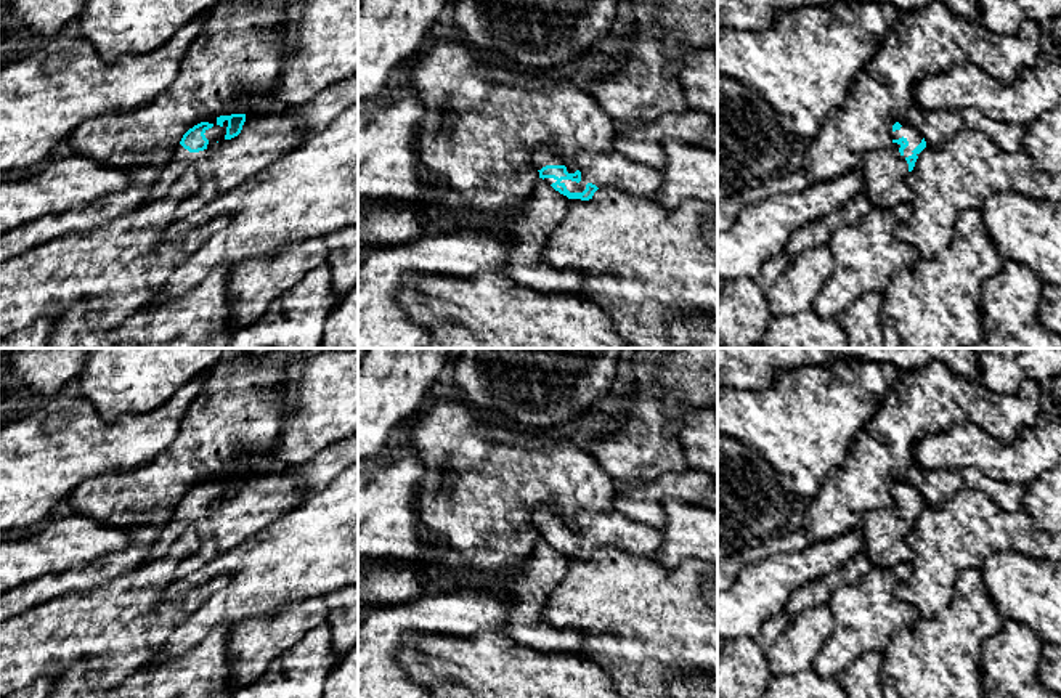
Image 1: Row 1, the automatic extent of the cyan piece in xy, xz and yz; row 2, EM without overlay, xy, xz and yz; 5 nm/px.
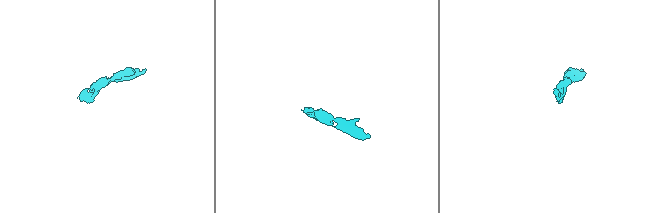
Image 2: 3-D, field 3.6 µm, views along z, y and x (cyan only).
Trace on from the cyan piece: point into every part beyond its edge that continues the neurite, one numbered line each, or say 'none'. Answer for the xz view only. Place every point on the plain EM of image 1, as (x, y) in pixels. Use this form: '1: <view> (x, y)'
1: xz (605, 530)

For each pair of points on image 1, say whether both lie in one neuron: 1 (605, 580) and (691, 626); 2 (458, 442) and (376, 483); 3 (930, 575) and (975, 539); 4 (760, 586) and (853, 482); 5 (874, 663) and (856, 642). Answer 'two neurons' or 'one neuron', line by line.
1: one neuron
2: two neurons
3: one neuron
4: two neurons
5: two neurons

